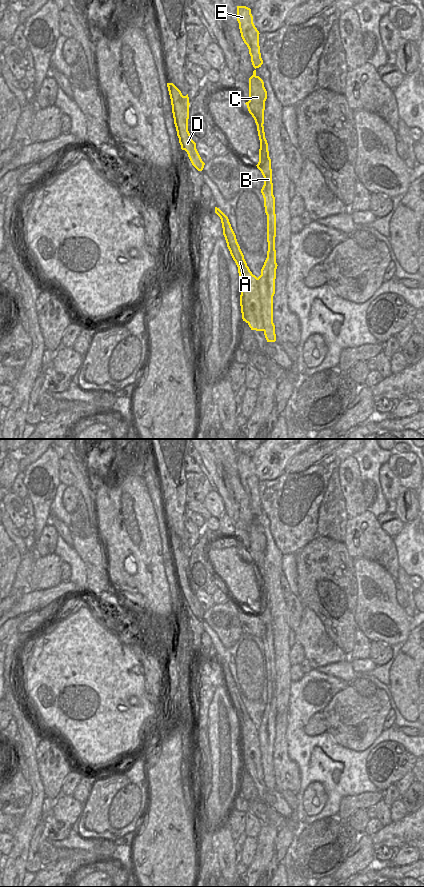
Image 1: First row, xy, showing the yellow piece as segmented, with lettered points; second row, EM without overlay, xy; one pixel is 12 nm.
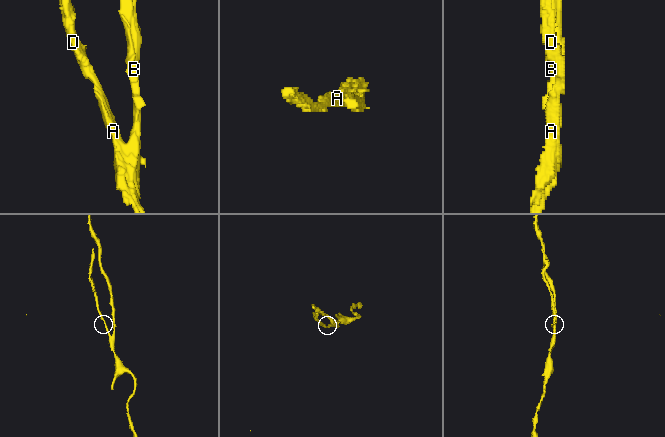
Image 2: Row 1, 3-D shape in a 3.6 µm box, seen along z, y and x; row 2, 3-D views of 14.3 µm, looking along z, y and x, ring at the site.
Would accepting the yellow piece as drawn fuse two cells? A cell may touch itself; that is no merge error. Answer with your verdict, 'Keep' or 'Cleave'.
Cleave.

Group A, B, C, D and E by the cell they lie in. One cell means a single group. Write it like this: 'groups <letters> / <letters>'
groups A D / B C E

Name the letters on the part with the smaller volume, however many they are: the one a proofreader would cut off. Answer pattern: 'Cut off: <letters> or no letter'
Cut off: A, D

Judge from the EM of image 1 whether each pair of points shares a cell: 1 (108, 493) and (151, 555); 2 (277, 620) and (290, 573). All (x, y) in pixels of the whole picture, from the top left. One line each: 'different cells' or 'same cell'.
1: same cell
2: different cells

